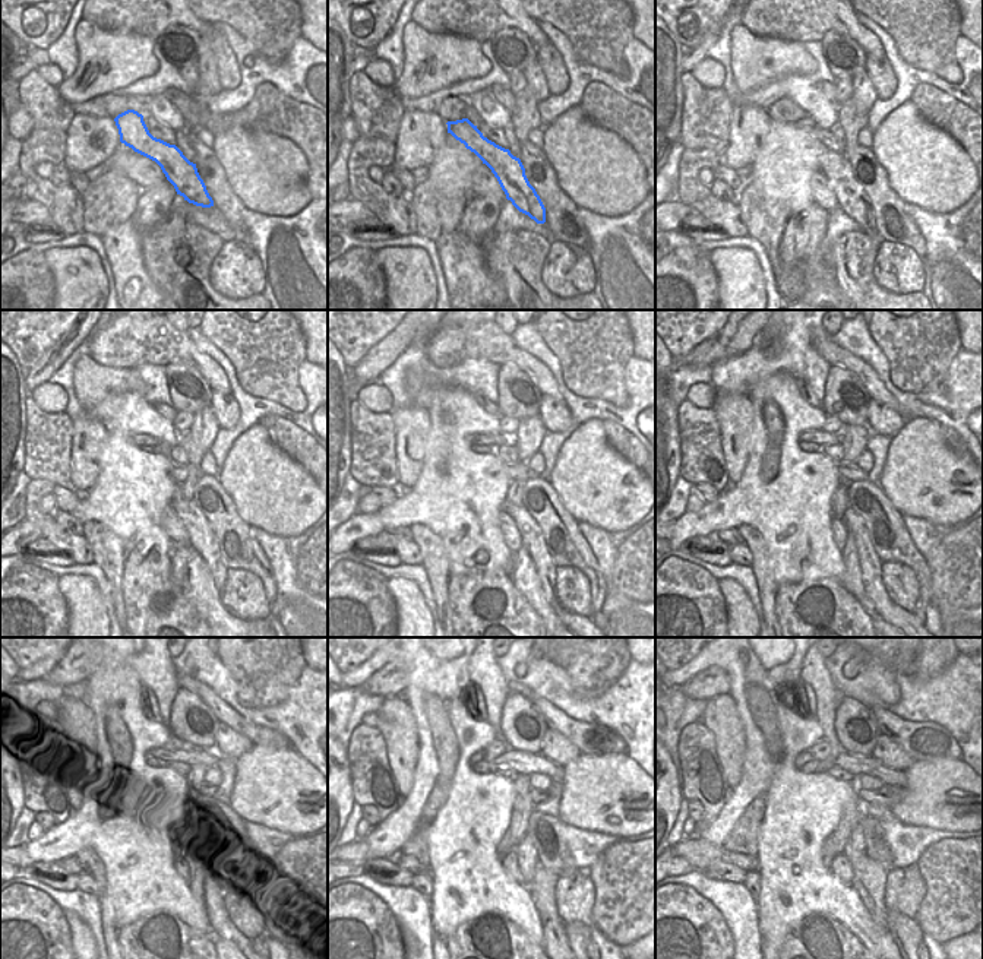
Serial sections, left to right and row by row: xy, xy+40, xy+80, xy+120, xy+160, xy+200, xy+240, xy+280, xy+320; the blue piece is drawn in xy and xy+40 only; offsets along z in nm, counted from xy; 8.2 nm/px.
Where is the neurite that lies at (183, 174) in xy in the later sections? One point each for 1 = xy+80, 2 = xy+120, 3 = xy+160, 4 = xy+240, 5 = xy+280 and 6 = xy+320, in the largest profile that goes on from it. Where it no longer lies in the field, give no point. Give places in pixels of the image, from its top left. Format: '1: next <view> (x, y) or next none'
1: next xy+80 (853, 201)
2: next xy+120 (202, 537)
3: next xy+160 (531, 534)
4: next xy+240 (214, 891)
5: next xy+280 (541, 904)
6: next xy+320 (871, 904)

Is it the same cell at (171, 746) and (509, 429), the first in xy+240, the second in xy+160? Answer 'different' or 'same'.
same

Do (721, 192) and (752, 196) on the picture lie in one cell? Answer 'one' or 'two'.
two

